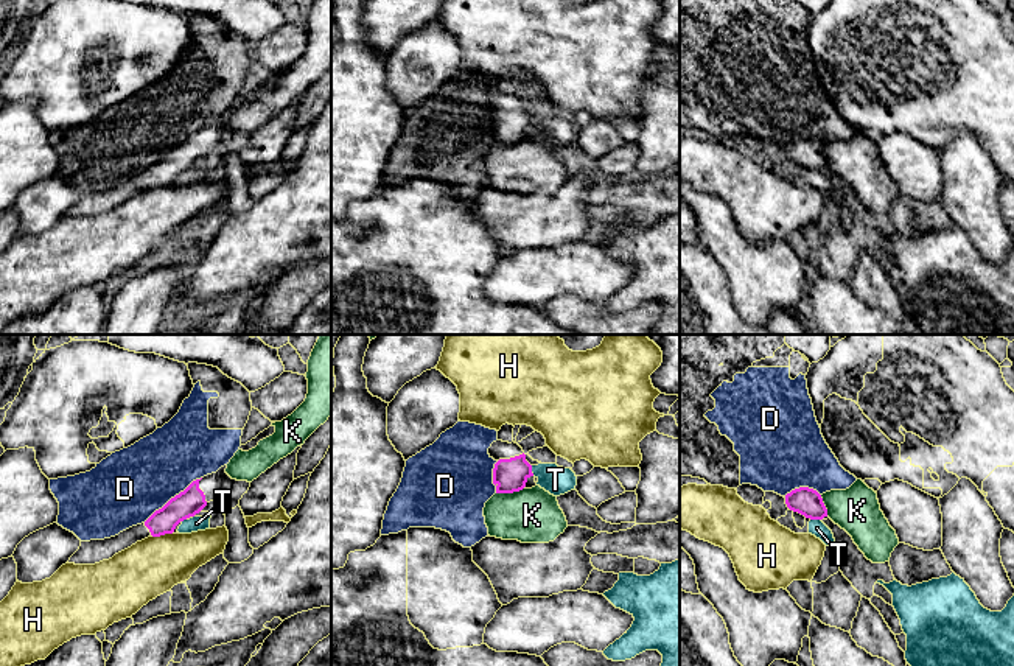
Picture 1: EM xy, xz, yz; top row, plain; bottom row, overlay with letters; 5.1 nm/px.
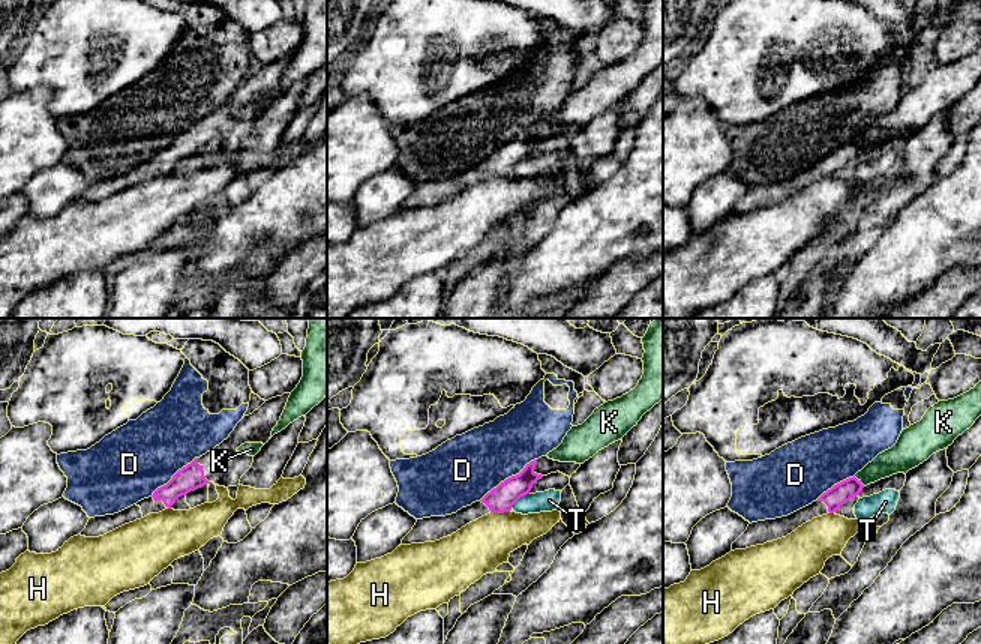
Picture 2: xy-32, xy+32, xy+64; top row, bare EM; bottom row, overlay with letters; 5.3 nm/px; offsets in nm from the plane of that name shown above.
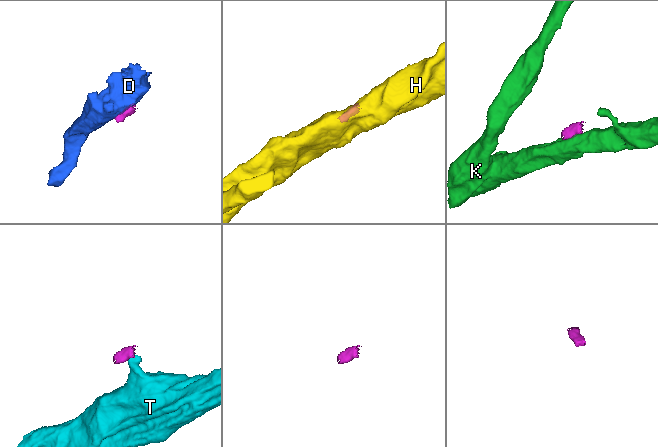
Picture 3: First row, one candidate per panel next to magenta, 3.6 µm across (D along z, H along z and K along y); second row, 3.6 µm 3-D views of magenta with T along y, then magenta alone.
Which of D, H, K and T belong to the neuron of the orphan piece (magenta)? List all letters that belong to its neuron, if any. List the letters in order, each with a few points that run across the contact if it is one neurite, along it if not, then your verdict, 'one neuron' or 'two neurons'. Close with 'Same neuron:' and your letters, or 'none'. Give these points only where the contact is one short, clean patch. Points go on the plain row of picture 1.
D: two neurons
H: two neurons
K: xz (524, 137), (515, 143), (496, 145) | two neurons
T: xz (531, 117), (534, 126) | two neurons
Same neuron: none

